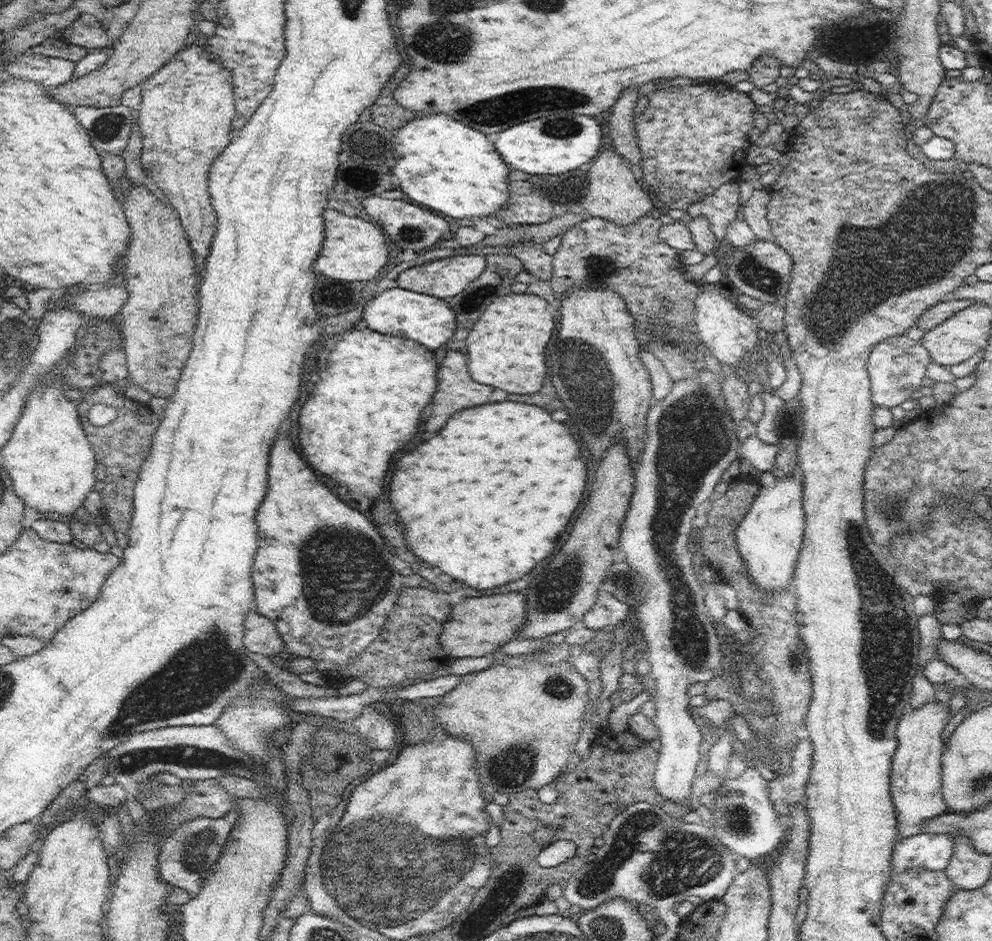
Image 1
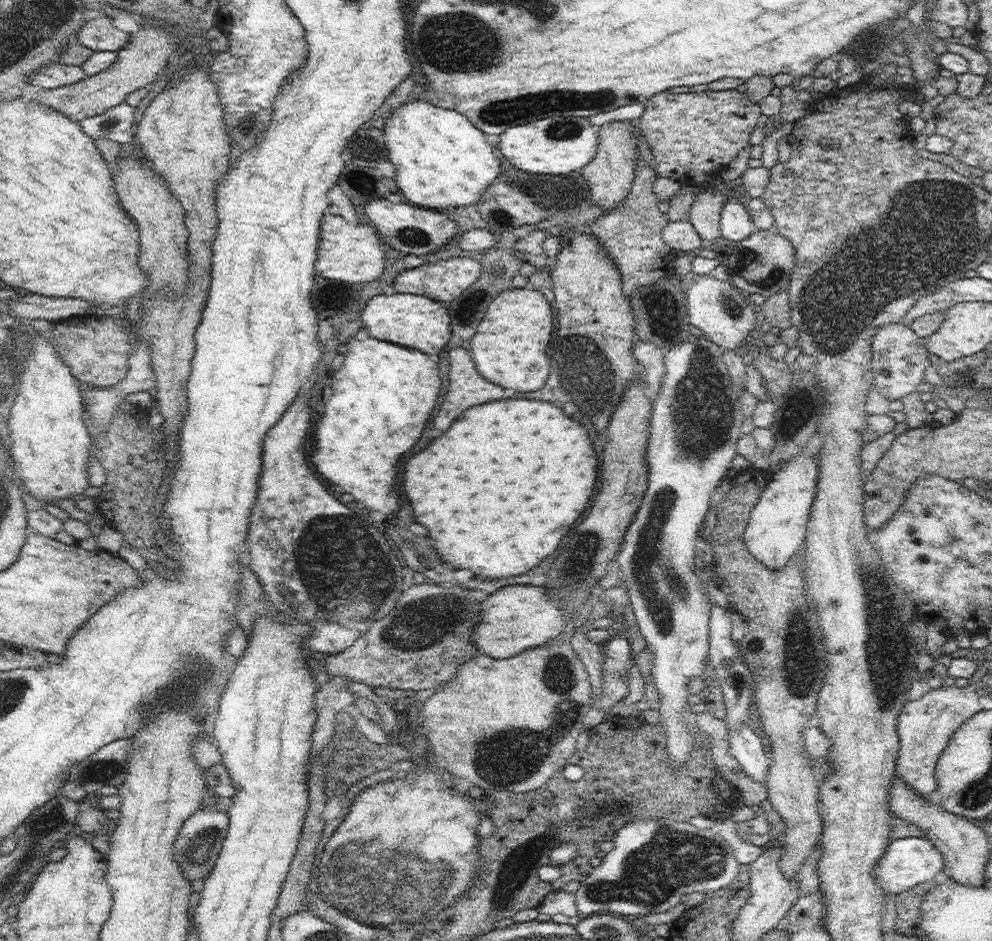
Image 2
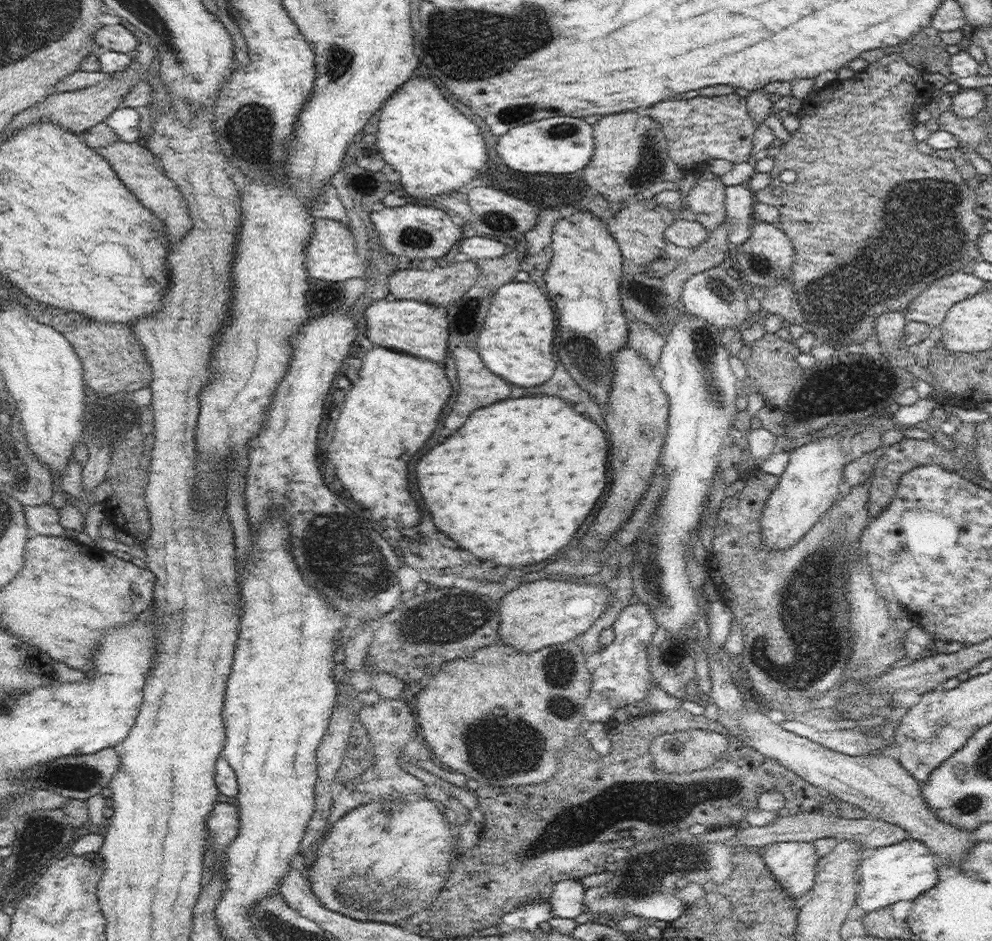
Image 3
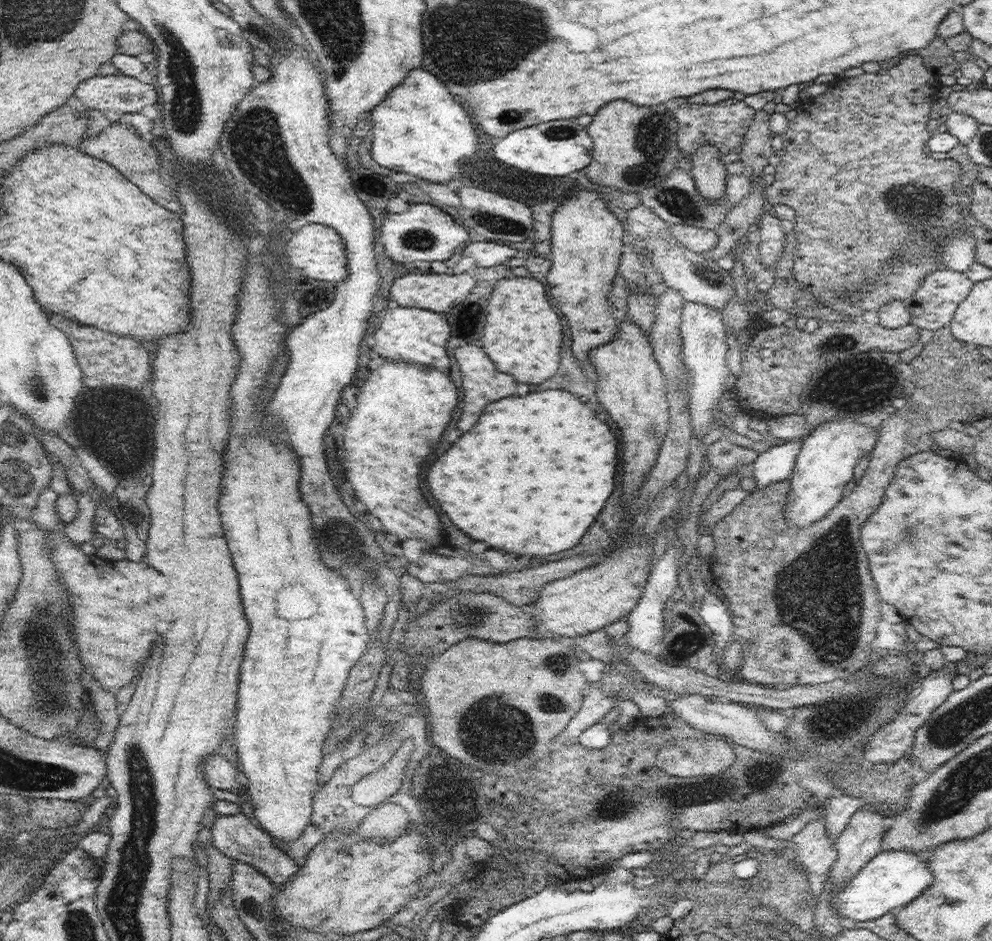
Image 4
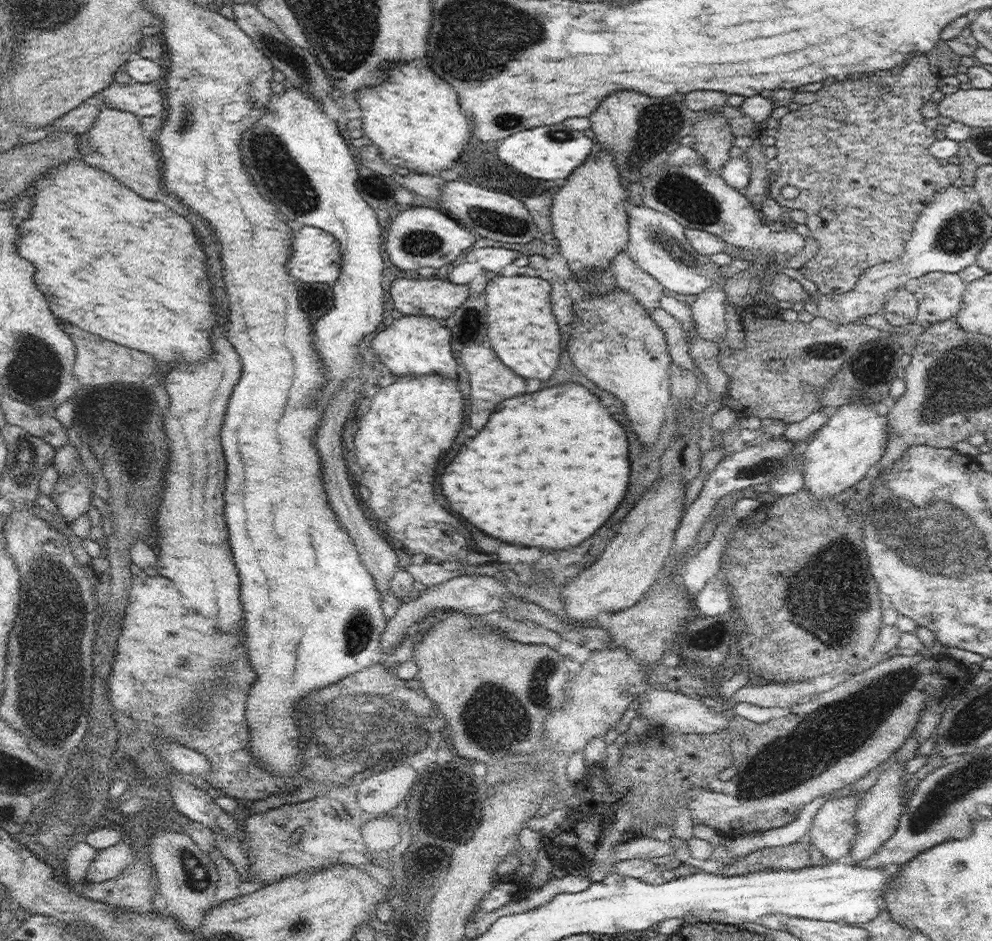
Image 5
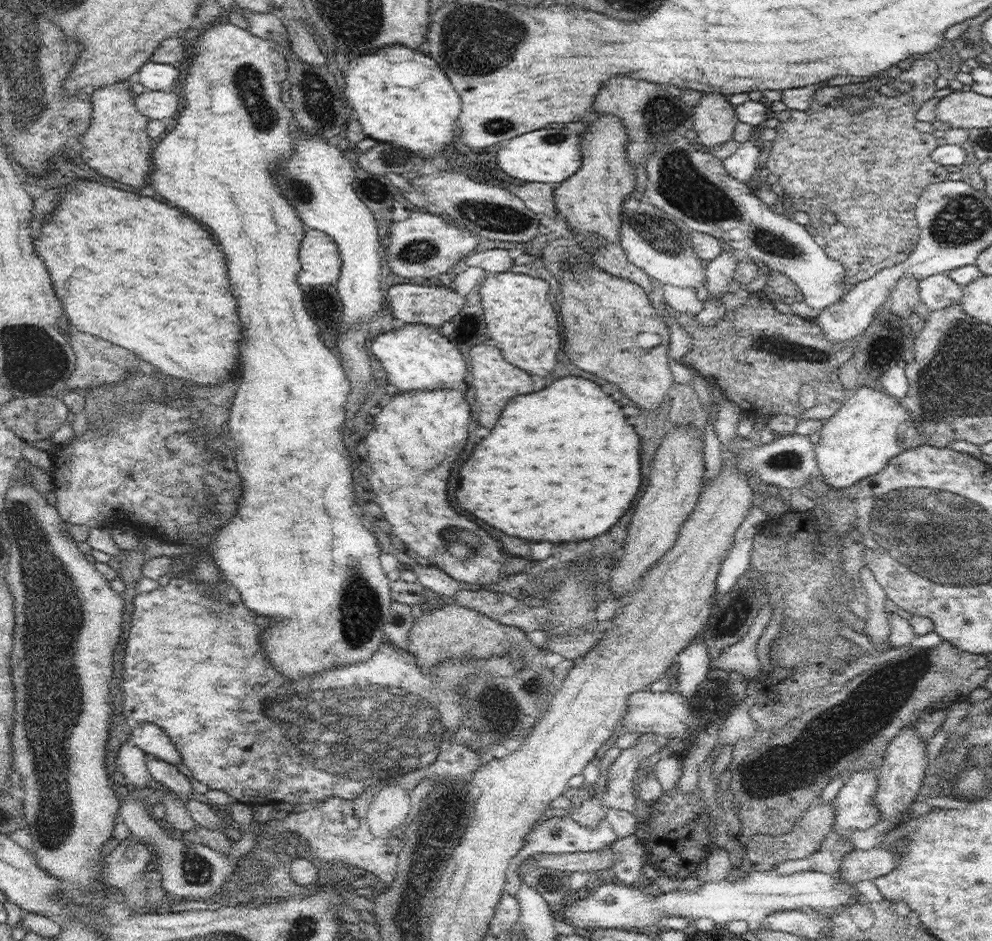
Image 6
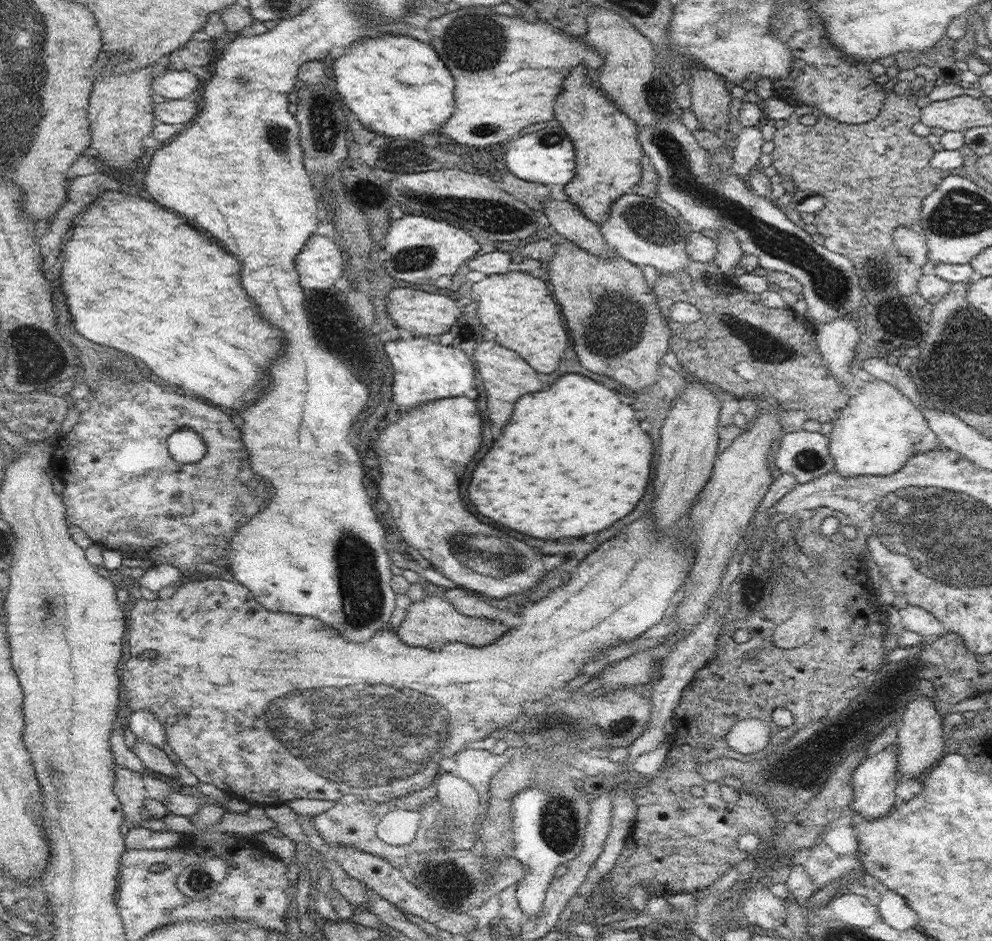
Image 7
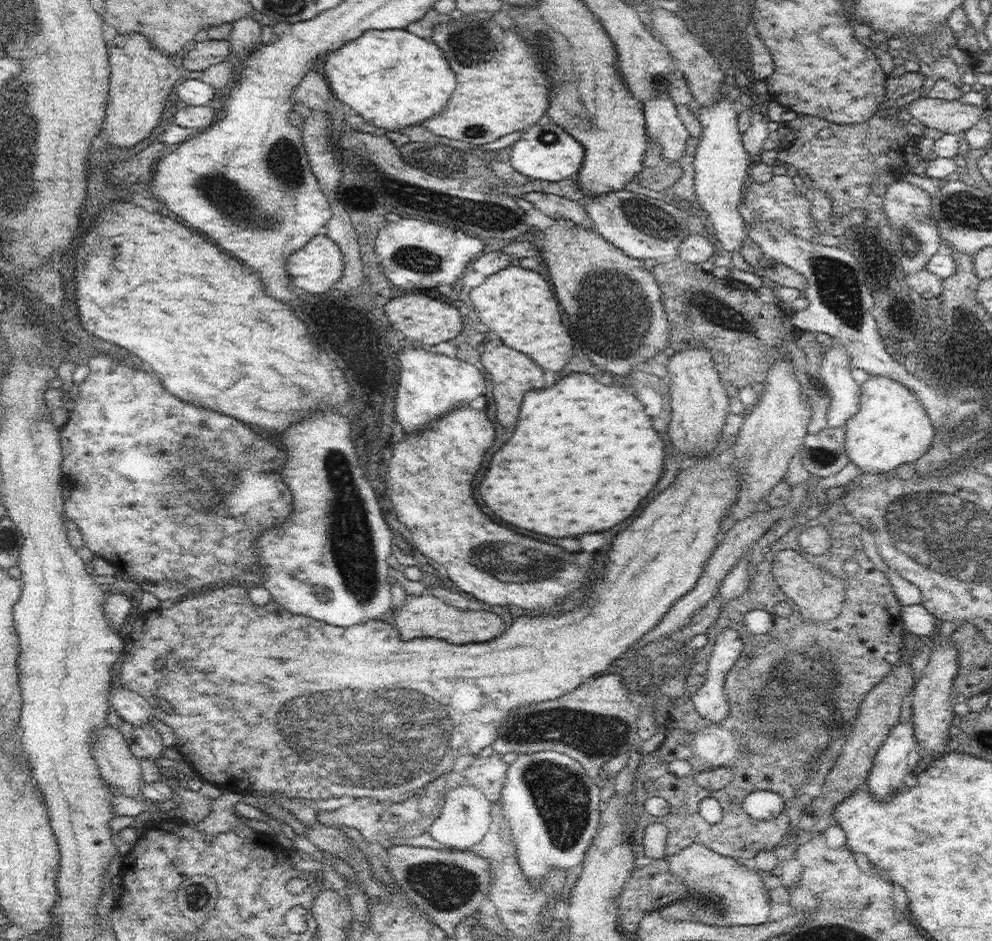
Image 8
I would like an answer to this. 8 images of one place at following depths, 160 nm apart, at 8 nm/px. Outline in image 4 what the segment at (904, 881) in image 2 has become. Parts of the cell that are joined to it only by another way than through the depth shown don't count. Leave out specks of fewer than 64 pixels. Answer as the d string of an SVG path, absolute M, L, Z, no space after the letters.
M886 850L878 853L865 864L856 877L844 885L843 889L833 890L831 906L843 916L853 918L859 925L868 920L876 920L892 908L912 902L934 882L932 871L927 867L926 859L919 854L905 850Z

